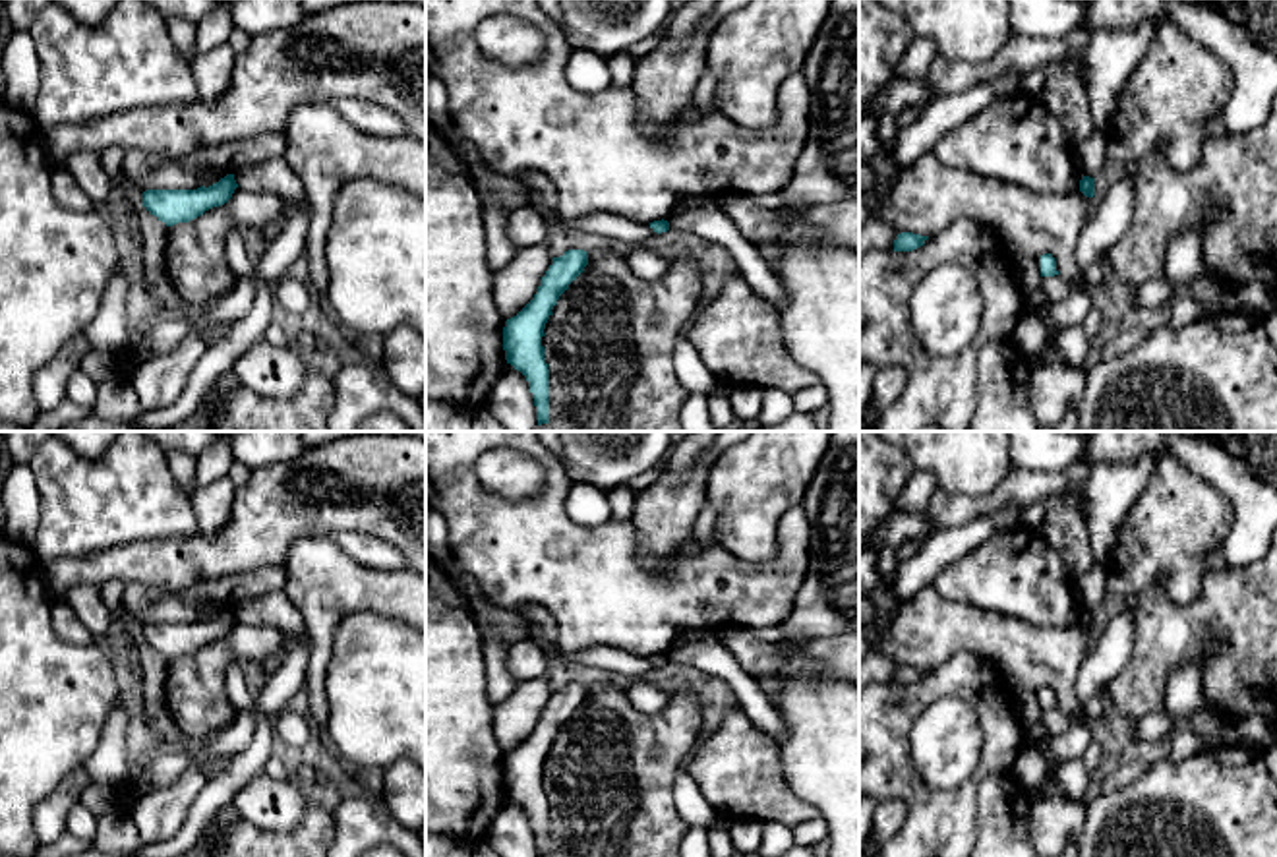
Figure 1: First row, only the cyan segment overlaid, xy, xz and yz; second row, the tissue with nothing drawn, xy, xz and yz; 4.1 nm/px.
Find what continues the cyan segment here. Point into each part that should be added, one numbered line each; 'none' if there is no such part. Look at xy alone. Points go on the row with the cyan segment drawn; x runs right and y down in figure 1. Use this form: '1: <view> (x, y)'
none

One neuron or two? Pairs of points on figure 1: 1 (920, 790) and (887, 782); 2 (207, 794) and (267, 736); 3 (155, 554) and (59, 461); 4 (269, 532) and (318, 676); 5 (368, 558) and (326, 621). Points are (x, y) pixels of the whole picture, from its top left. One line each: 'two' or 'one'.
1: one
2: one
3: two
4: two
5: two

